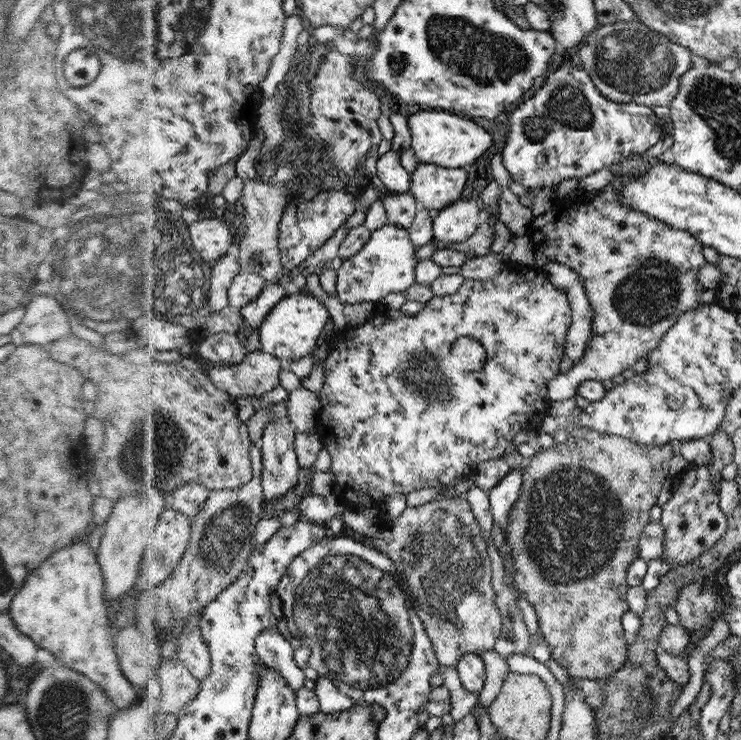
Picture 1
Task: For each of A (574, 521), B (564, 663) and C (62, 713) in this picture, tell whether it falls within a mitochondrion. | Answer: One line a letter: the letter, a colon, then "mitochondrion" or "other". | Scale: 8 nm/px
A: mitochondrion
B: other
C: mitochondrion

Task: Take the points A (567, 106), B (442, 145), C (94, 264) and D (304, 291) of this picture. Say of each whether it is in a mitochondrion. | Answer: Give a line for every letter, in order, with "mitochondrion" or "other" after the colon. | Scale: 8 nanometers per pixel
A: mitochondrion
B: other
C: mitochondrion
D: other

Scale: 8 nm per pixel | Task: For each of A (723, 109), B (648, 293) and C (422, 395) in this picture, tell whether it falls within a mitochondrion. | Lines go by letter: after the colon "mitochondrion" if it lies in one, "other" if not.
A: mitochondrion
B: mitochondrion
C: mitochondrion

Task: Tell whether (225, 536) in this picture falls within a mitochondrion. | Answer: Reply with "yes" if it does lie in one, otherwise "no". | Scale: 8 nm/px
yes

